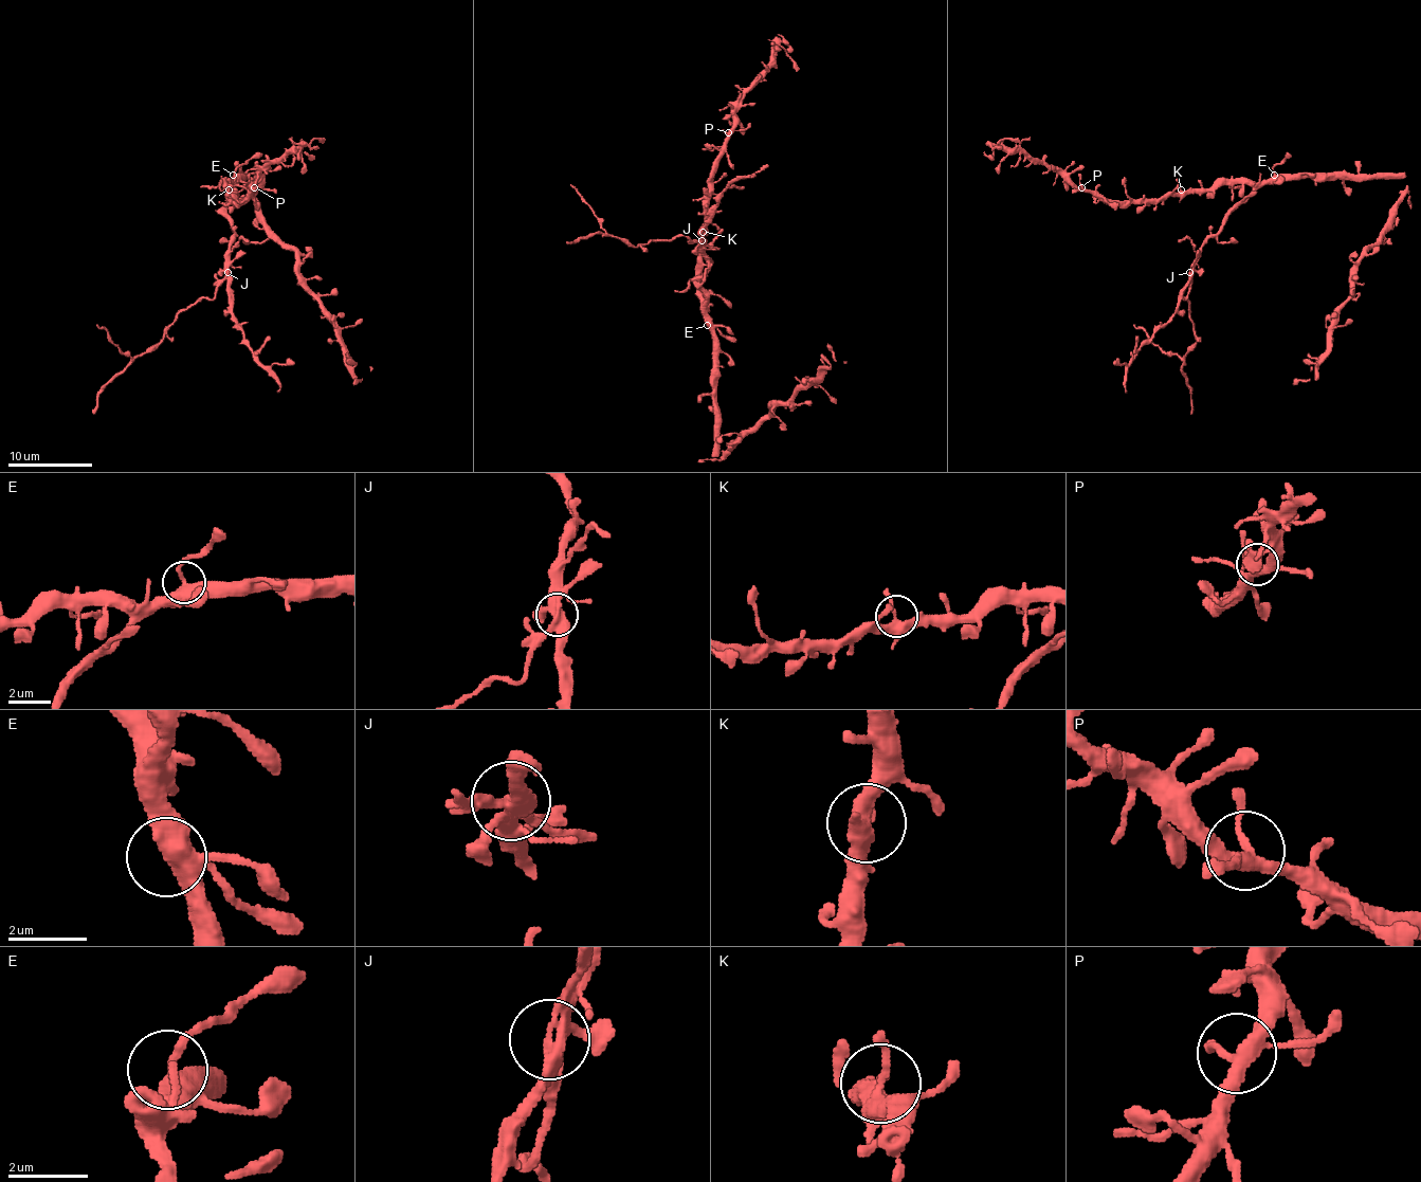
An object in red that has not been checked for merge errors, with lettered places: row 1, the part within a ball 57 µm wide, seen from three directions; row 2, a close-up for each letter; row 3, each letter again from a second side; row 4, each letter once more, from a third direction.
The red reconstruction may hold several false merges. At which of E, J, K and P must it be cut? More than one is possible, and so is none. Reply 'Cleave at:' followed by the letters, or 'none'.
Cleave at: J

